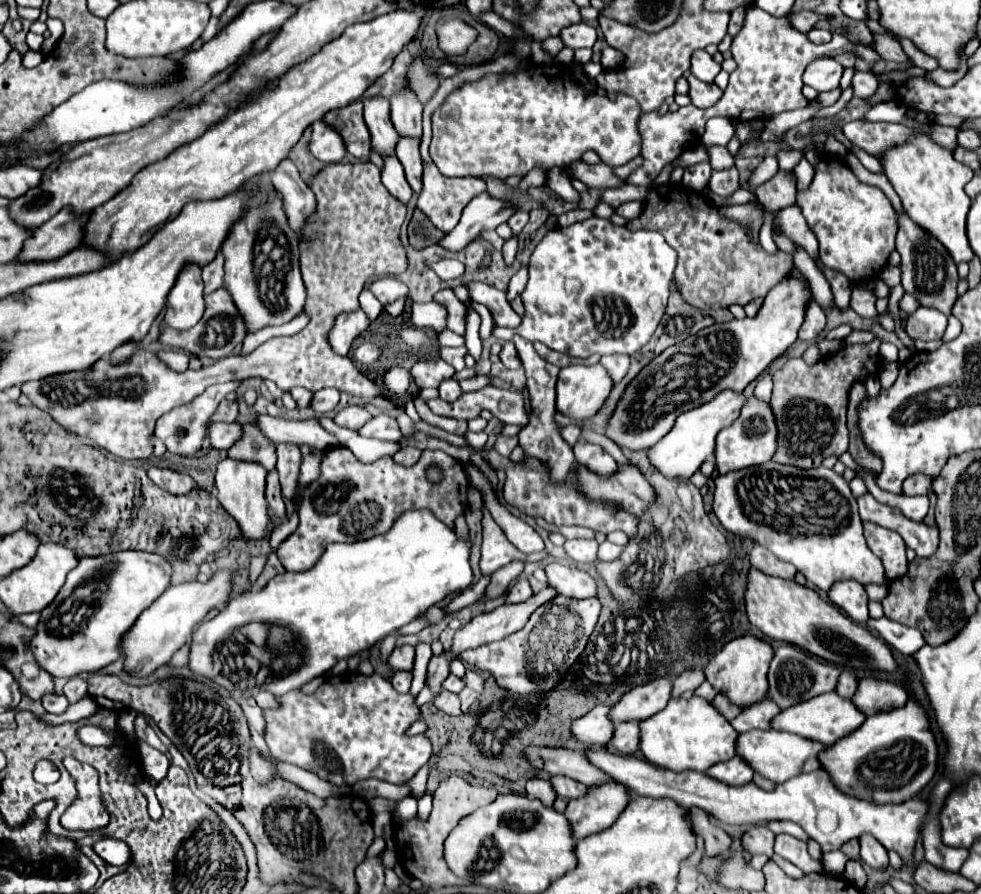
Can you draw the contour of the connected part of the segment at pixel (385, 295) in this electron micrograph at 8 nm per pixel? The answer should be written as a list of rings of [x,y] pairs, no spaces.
[[[387,276],[387,278],[379,278],[371,284],[371,292],[375,294],[375,298],[383,304],[387,302],[393,302],[397,298],[403,298],[409,294],[409,288],[399,280],[399,278],[393,278],[393,276]]]

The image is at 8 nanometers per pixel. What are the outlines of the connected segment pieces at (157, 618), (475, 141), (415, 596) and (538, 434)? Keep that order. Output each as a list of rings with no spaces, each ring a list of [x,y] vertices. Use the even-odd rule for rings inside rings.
[[[217,570],[205,584],[189,582],[169,586],[135,622],[131,634],[123,638],[123,658],[125,670],[137,676],[147,676],[161,664],[167,664],[171,656],[187,642],[197,622],[201,622],[209,610],[225,604],[231,594],[233,572],[231,570]]]
[[[553,66],[549,70],[545,70],[543,74],[537,74],[533,70],[525,72],[525,74],[517,74],[517,76],[491,76],[491,78],[483,78],[483,82],[475,82],[475,84],[467,84],[455,92],[451,92],[447,96],[447,100],[435,110],[433,114],[433,140],[431,140],[431,146],[429,146],[429,152],[431,152],[431,158],[435,162],[435,166],[439,168],[439,172],[443,176],[449,176],[449,178],[455,178],[455,176],[495,176],[495,178],[509,178],[509,176],[525,176],[531,168],[535,168],[537,164],[543,166],[545,170],[549,170],[551,166],[561,166],[561,168],[567,168],[569,162],[573,160],[579,160],[583,156],[585,150],[595,150],[599,154],[599,158],[609,164],[611,168],[615,166],[621,166],[621,164],[627,164],[629,160],[633,160],[637,154],[639,154],[639,146],[641,146],[641,138],[639,138],[639,130],[635,126],[637,118],[639,118],[641,110],[639,110],[639,104],[631,98],[631,96],[617,96],[617,100],[609,100],[607,96],[601,96],[601,94],[591,94],[591,98],[587,98],[587,94],[583,94],[579,90],[579,86],[575,86],[571,80],[569,80],[569,72],[561,66]],[[457,172],[503,172],[503,174],[457,174]]]
[[[407,510],[393,522],[389,532],[379,534],[375,538],[361,540],[355,544],[329,544],[323,556],[319,558],[319,562],[311,570],[299,574],[293,572],[279,574],[263,590],[247,590],[231,598],[229,606],[223,612],[219,612],[213,620],[203,622],[195,630],[191,642],[191,654],[189,654],[191,672],[195,676],[207,676],[213,682],[229,688],[233,696],[239,700],[239,696],[243,696],[239,694],[239,686],[235,686],[239,678],[227,674],[227,660],[219,656],[221,644],[225,642],[225,638],[229,638],[229,634],[233,634],[233,630],[237,630],[247,622],[267,622],[267,624],[277,622],[279,626],[291,626],[295,630],[295,636],[303,642],[305,646],[303,664],[301,668],[283,674],[283,678],[269,678],[265,684],[261,684],[261,688],[273,692],[275,696],[287,694],[293,688],[301,688],[309,680],[327,674],[339,660],[367,652],[371,646],[381,642],[387,634],[409,624],[411,620],[427,612],[431,606],[435,606],[449,594],[469,588],[473,582],[473,570],[469,564],[471,546],[473,544],[469,538],[461,540],[455,534],[455,530],[443,524],[439,518],[435,518],[431,510]]]
[[[515,336],[513,344],[515,344],[517,354],[519,354],[519,358],[523,362],[523,368],[525,368],[527,390],[529,390],[529,406],[531,406],[529,424],[519,432],[519,446],[523,448],[523,458],[537,458],[541,464],[547,466],[549,478],[555,484],[561,484],[567,478],[567,472],[569,472],[571,464],[575,462],[575,458],[573,458],[573,448],[559,436],[559,428],[555,424],[555,414],[557,414],[557,410],[555,410],[555,382],[557,382],[559,368],[551,366],[549,362],[539,358],[533,344],[527,342],[525,338]]]

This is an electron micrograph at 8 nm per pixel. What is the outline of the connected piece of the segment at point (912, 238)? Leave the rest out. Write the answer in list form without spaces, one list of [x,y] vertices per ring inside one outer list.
[[[907,212],[897,214],[897,224],[899,224],[897,248],[901,254],[901,284],[903,284],[905,292],[919,298],[919,302],[923,306],[937,308],[949,316],[951,306],[957,300],[957,282],[959,282],[957,264],[953,262],[953,258],[945,250],[945,246],[935,236],[931,236],[925,228],[915,224],[907,216]]]

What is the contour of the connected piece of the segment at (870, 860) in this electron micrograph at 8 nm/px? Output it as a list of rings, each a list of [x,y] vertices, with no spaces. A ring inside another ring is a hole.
[[[859,838],[861,842],[861,860],[871,866],[873,870],[883,872],[889,864],[889,856],[883,850],[883,846],[879,846],[879,842],[875,842],[875,838]]]

